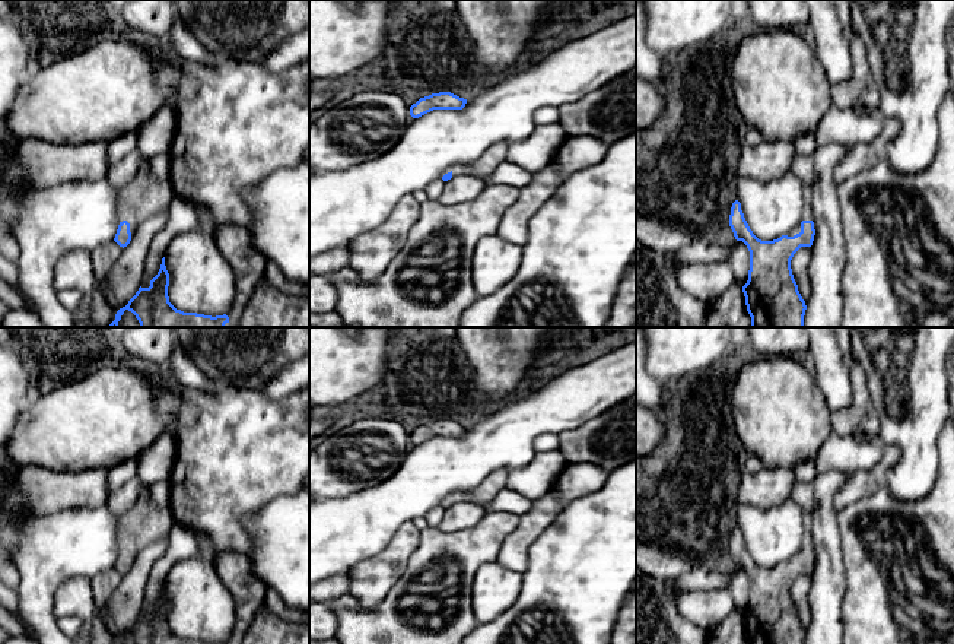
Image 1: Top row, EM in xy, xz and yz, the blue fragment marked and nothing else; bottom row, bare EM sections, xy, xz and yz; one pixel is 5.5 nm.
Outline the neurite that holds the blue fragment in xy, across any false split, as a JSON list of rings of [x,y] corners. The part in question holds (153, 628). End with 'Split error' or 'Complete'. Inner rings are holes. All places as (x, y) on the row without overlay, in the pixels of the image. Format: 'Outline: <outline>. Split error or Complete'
Outline: [[[163,584],[158,602],[150,607],[150,613],[140,613],[128,631],[117,638],[115,644],[121,644],[125,637],[131,638],[136,644],[212,644],[177,637],[169,629],[168,613],[169,600]]]. Complete

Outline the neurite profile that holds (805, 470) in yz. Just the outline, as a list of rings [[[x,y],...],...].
[[[804,460],[798,463],[792,470],[795,480],[805,483],[813,483],[818,475],[813,460]]]

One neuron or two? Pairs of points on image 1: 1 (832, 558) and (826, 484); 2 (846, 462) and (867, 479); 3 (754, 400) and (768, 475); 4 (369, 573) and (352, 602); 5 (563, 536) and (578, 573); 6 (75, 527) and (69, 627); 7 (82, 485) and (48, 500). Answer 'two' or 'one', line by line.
1: one
2: two
3: two
4: two
5: one
6: two
7: one

